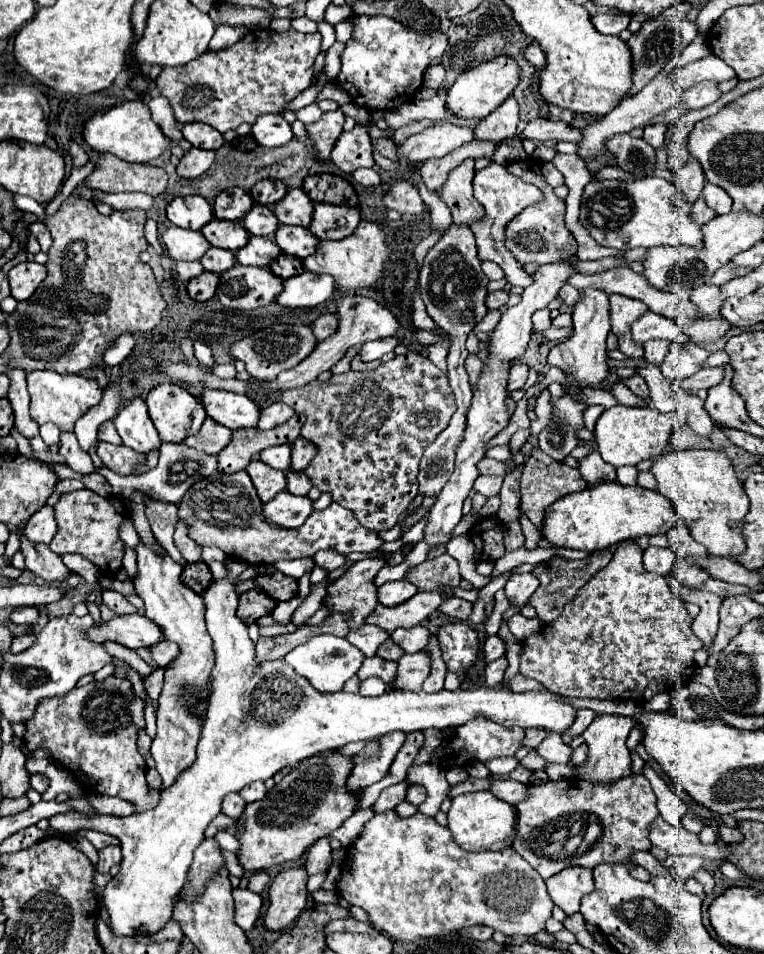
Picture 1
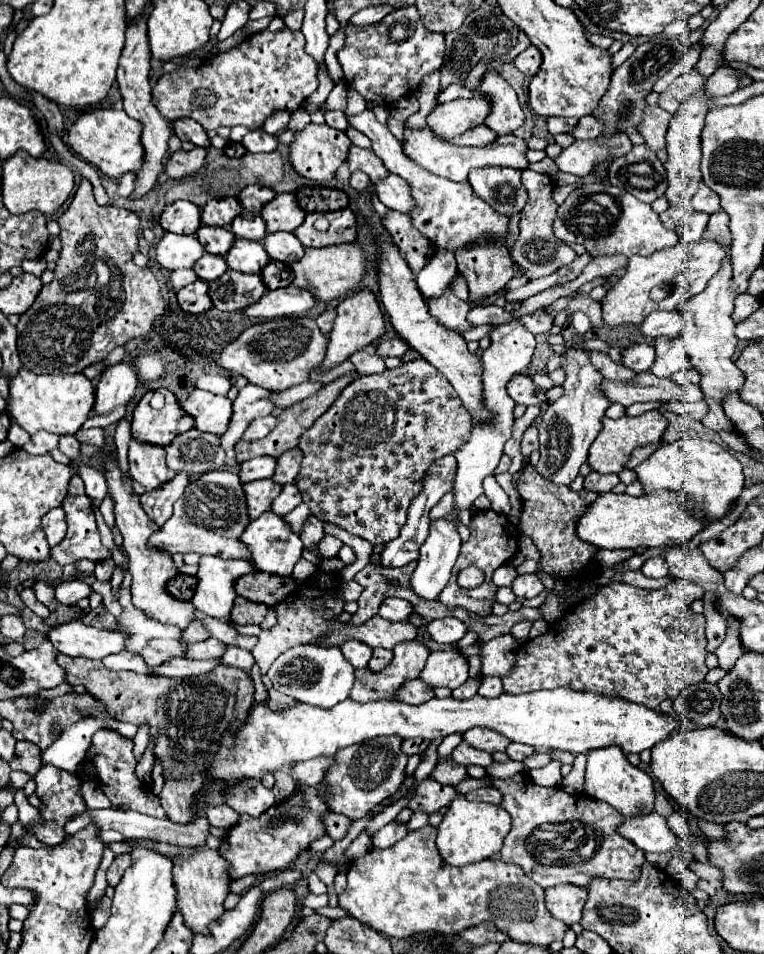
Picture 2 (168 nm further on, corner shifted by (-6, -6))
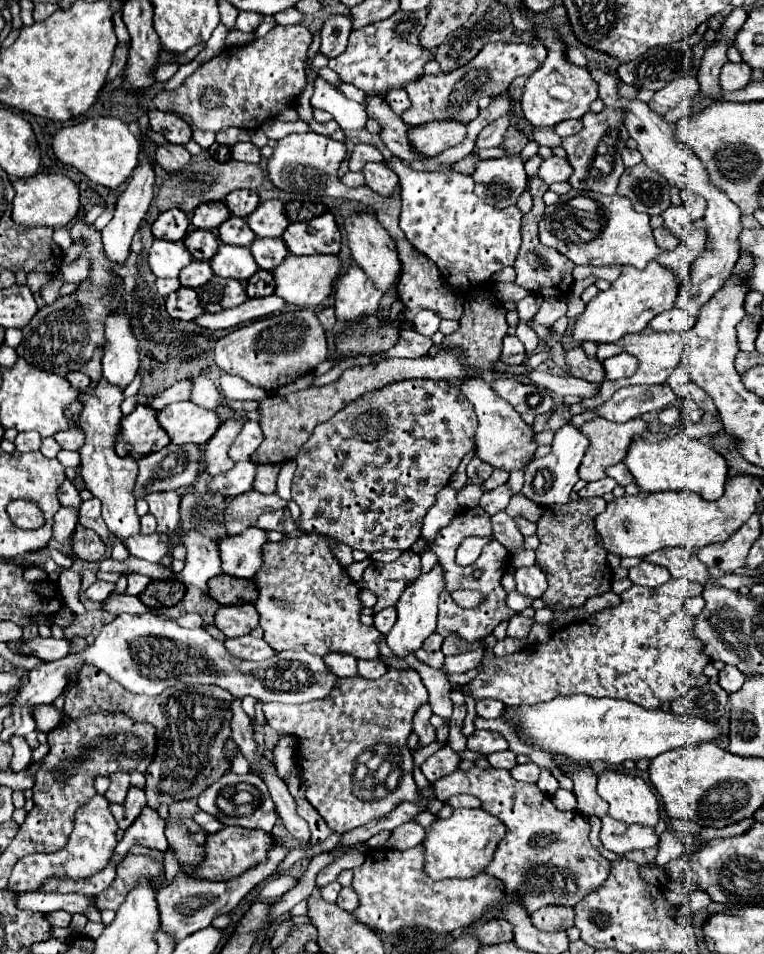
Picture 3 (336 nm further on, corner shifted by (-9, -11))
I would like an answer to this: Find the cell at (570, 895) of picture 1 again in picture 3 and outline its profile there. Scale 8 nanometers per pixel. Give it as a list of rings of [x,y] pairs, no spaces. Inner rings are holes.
[[[547,905],[547,907],[541,907],[539,911],[535,911],[531,917],[533,917],[535,927],[539,927],[543,931],[565,931],[575,925],[573,923],[573,917],[575,917],[573,907]]]

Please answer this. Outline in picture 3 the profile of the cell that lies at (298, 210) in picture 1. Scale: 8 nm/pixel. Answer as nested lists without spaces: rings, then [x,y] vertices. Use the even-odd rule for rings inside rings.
[[[273,199],[261,203],[257,211],[247,217],[247,223],[257,237],[281,237],[291,221],[287,219],[285,203]]]

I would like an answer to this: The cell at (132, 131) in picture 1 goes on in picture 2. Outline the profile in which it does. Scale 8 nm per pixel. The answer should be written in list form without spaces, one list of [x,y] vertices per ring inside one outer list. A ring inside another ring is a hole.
[[[100,108],[84,112],[68,130],[68,146],[74,154],[78,154],[82,160],[96,166],[104,176],[108,178],[120,178],[126,172],[134,172],[140,168],[140,162],[144,162],[144,148],[140,146],[140,124],[136,124],[124,110],[112,110],[112,108]]]

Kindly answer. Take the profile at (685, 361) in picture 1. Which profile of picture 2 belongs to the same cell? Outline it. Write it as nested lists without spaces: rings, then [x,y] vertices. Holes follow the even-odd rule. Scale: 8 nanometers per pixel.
[[[660,336],[660,338],[652,340],[652,346],[656,350],[656,360],[652,364],[652,372],[658,378],[670,378],[674,372],[690,368],[688,350],[684,350],[682,338]]]

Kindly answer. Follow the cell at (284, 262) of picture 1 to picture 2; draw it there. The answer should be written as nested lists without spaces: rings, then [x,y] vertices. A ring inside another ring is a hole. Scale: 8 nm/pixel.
[[[268,262],[268,266],[264,266],[264,270],[260,272],[260,278],[268,290],[276,290],[292,282],[292,272],[282,262]]]

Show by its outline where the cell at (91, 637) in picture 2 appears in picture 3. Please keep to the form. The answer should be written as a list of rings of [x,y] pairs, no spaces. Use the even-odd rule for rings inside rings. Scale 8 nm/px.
[[[35,637],[35,639],[29,639],[21,647],[21,651],[25,655],[35,655],[35,657],[39,657],[43,661],[63,659],[63,657],[67,657],[71,653],[71,649],[73,649],[73,643],[69,639],[65,639],[65,637],[63,639],[55,639],[55,637],[47,637],[47,639]]]

